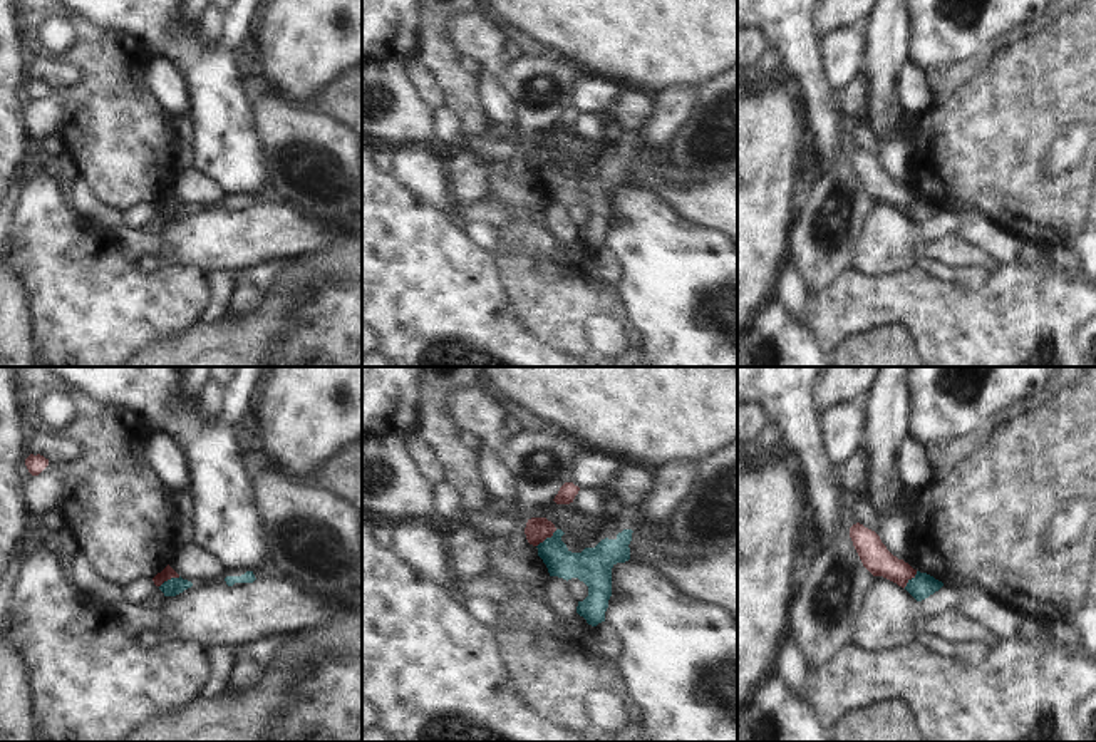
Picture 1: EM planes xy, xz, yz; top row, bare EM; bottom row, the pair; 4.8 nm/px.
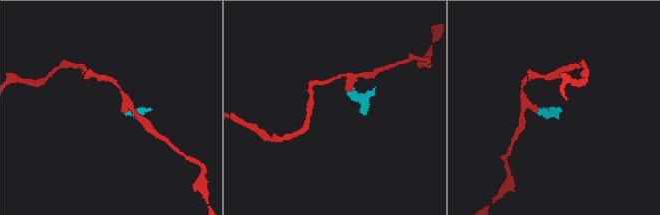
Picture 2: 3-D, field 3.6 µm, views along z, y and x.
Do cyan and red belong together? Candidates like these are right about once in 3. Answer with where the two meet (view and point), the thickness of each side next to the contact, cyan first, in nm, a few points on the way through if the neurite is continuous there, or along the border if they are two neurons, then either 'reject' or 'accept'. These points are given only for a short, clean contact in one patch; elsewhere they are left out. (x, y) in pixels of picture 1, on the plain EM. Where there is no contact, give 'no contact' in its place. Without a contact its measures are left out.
contact xz (547, 163); calibres 160 and 120 nm; border xz (557, 154), (537, 171); reject

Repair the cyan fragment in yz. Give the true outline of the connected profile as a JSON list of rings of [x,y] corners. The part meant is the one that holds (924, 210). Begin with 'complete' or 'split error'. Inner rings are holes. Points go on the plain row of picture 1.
complete; [[[917,196],[917,199],[908,204],[905,214],[917,224],[922,226],[938,216],[943,211],[942,206],[935,204],[927,198]]]

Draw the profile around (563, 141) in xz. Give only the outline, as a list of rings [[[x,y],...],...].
[[[550,126],[535,132],[531,137],[523,139],[526,146],[531,142],[546,142],[556,154],[561,154],[573,162],[585,161],[588,164],[588,173],[595,173],[605,162],[617,164],[617,159],[608,154],[607,146],[600,147],[590,141],[580,139],[573,127],[556,129],[555,126]]]

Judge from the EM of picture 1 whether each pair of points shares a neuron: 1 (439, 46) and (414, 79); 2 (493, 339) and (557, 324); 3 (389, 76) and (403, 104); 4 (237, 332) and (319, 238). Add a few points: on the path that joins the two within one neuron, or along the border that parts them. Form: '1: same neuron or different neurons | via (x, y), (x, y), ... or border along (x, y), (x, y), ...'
1: different neurons | border along (414, 57), (433, 76), (443, 92), (443, 103)
2: different neurons | border along (506, 297), (516, 319), (535, 337), (557, 349)
3: same neuron | via (389, 82), (398, 97)
4: different neurons | border along (341, 235), (336, 235), (322, 248), (289, 262)

